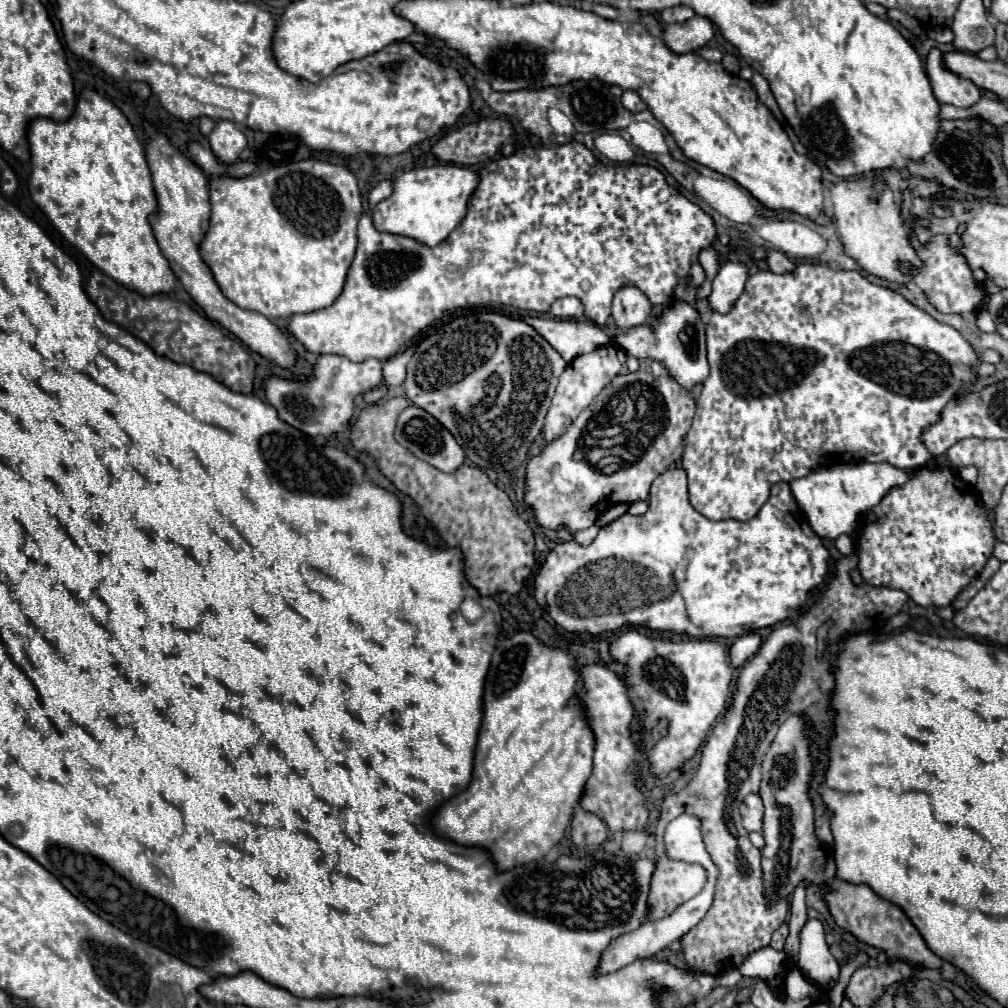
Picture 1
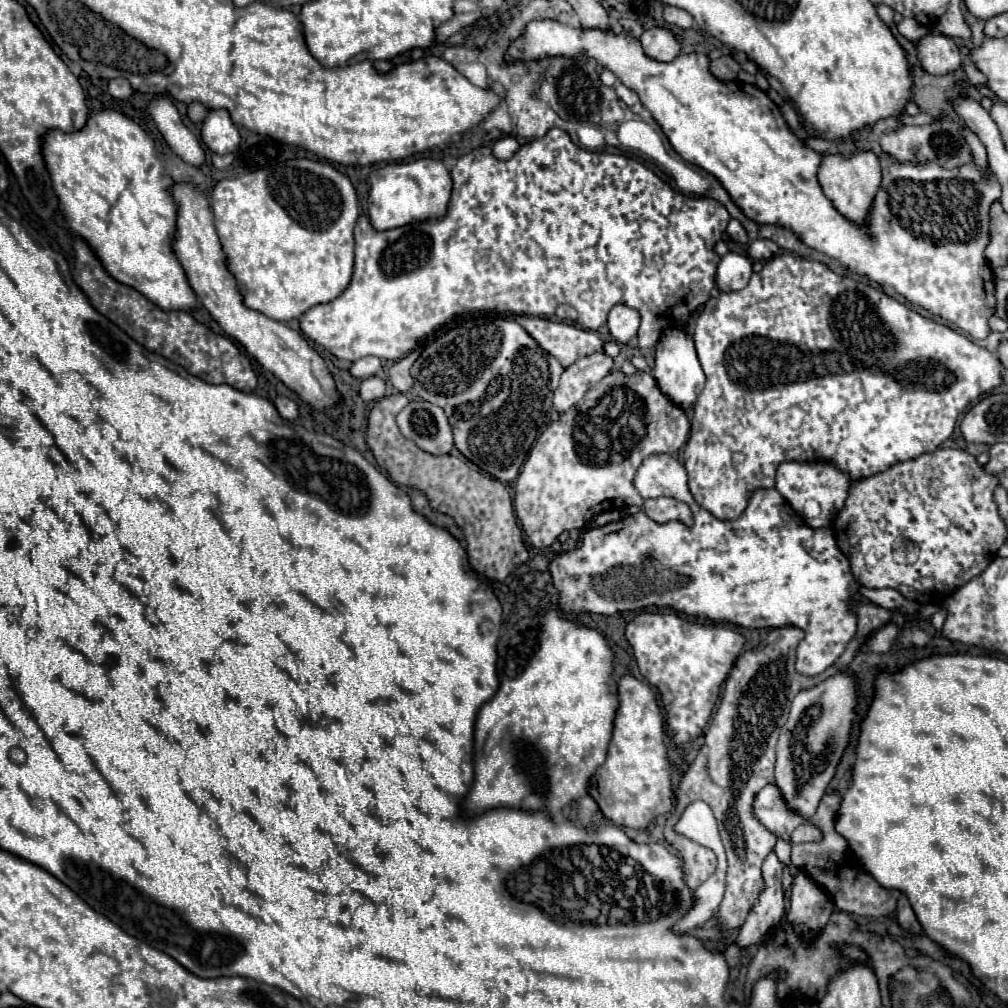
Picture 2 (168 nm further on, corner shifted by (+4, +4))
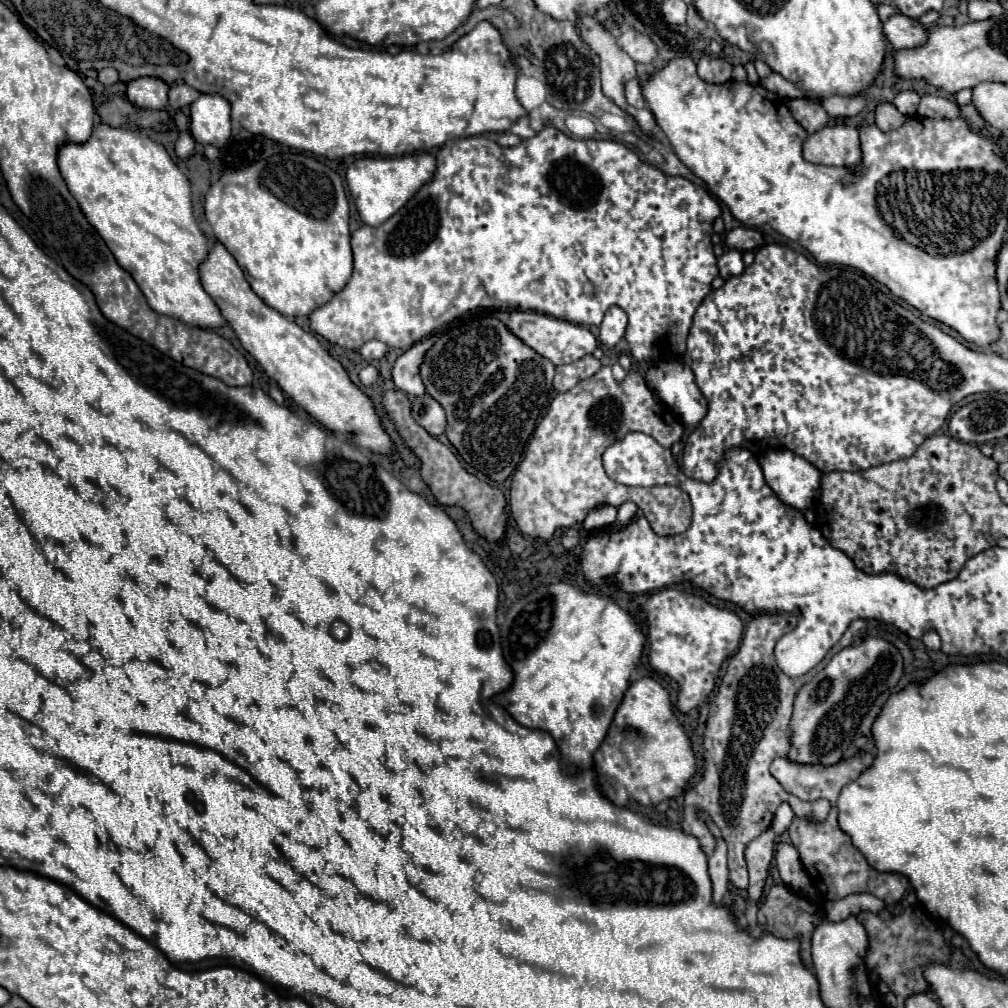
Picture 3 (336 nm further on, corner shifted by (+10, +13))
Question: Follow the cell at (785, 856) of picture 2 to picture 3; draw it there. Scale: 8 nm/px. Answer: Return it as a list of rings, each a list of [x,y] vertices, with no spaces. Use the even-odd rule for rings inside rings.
[[[782,803],[782,805],[778,807],[778,811],[776,811],[776,815],[774,815],[772,829],[774,829],[774,831],[780,835],[782,831],[786,831],[786,829],[790,827],[792,819],[794,819],[794,813],[792,813],[790,805],[788,805],[788,803]]]

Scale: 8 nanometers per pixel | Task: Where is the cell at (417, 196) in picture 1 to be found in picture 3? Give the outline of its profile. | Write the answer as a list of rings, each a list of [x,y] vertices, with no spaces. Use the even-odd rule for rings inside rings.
[[[412,153],[404,157],[362,157],[356,159],[346,171],[346,183],[354,197],[360,219],[378,227],[388,221],[436,171],[436,159],[428,153]]]

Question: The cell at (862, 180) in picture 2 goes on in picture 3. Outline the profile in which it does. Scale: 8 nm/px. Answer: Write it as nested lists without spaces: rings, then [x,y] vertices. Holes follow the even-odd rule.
[[[846,123],[826,125],[806,137],[802,155],[808,163],[854,167],[862,157],[858,131]]]

